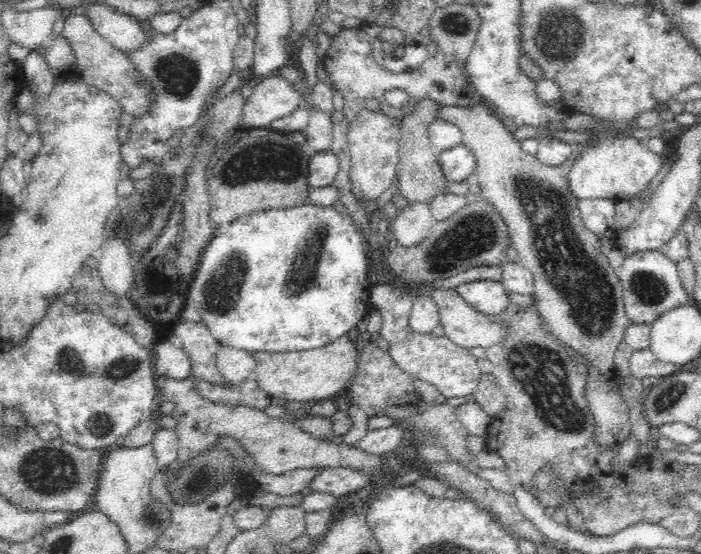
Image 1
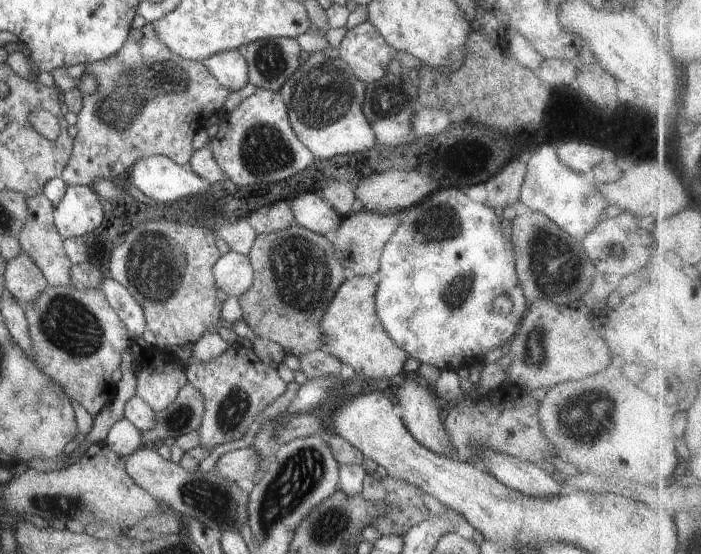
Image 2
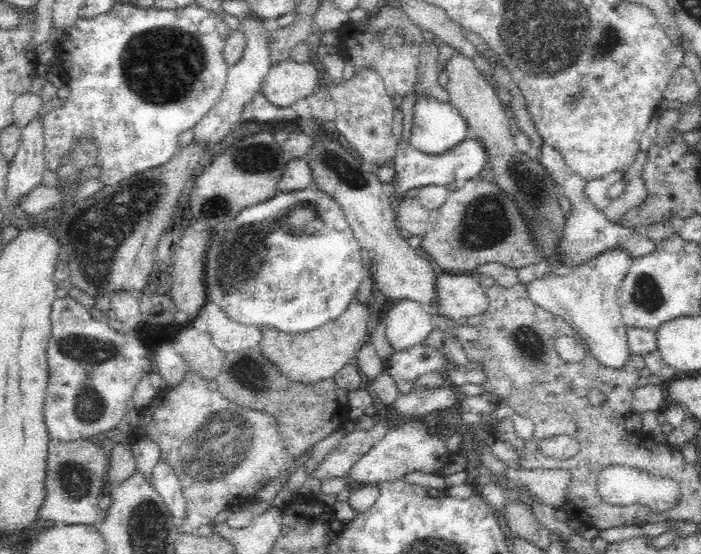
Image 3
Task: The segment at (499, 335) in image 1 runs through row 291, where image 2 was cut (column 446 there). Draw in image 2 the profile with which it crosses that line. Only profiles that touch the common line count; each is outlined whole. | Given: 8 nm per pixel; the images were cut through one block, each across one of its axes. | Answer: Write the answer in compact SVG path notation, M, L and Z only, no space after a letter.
M398 378L397 410L408 433L427 450L452 459L452 444L440 421L437 396L416 382Z

